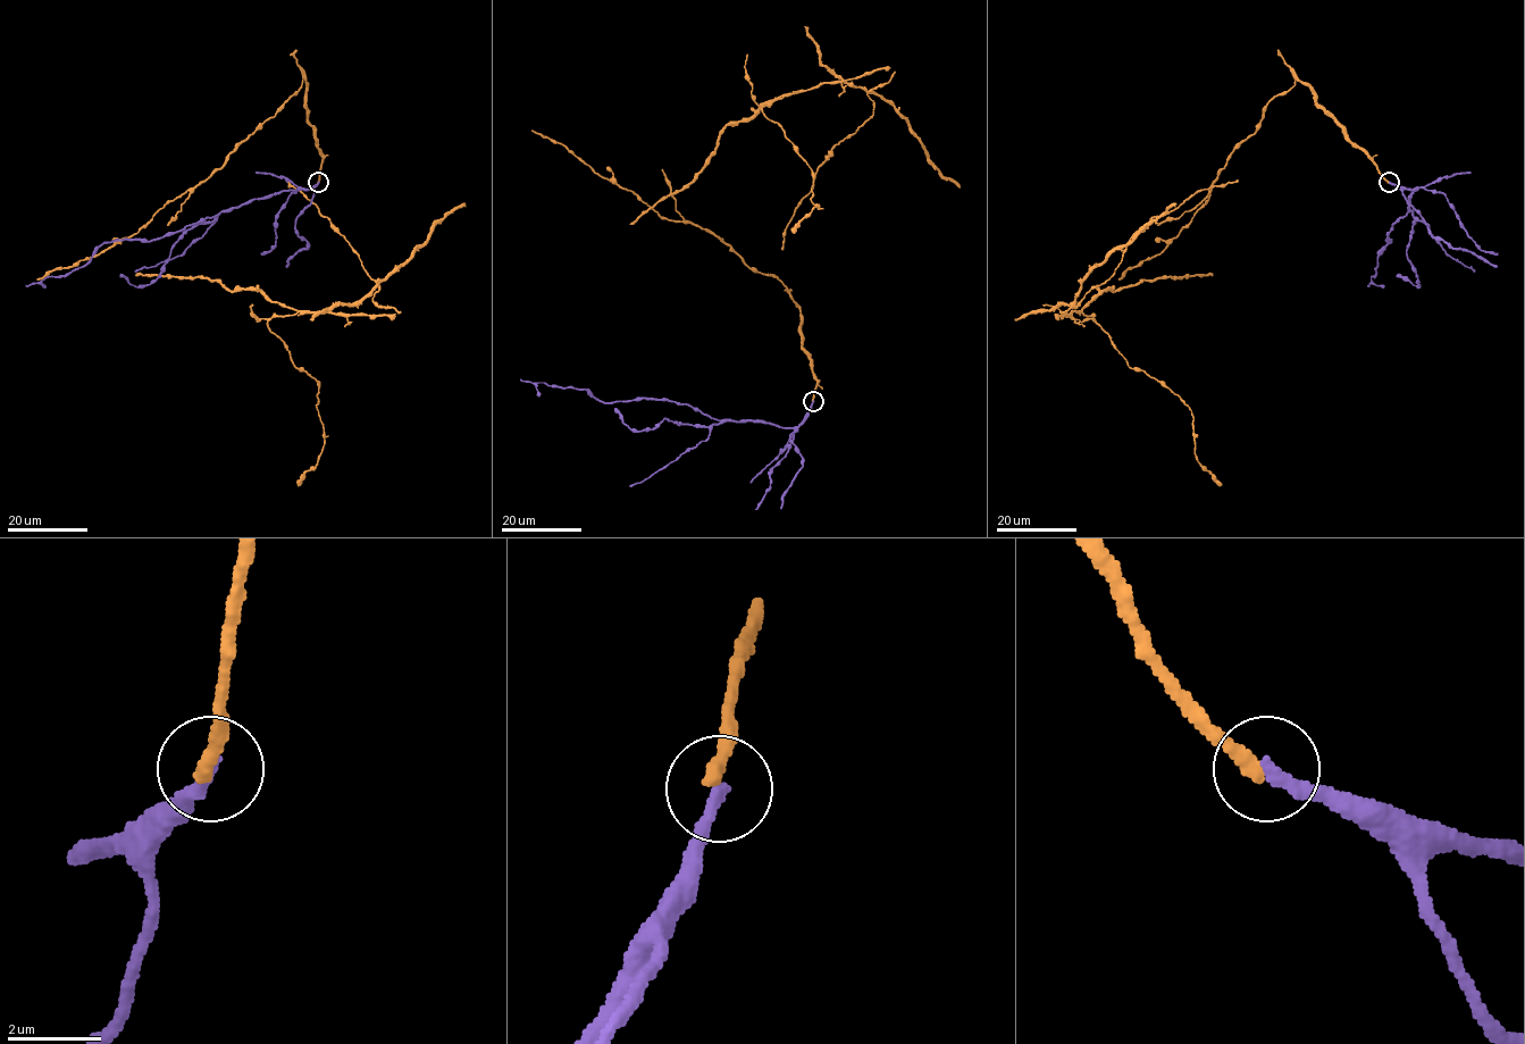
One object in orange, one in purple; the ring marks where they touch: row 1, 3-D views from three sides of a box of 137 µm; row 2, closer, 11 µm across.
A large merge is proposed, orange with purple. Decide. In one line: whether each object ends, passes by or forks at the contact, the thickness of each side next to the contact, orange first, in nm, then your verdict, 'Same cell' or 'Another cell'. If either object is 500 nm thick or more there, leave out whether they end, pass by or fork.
At the ring orange ends. At the ring purple ends. Thickness 360 nm (orange) against 300 nm. Same cell

